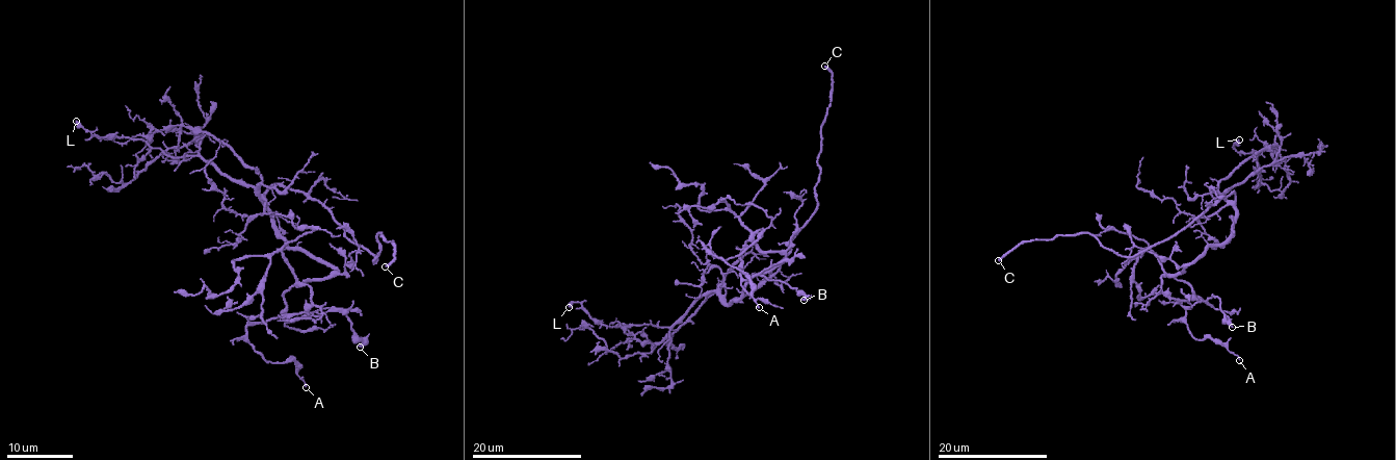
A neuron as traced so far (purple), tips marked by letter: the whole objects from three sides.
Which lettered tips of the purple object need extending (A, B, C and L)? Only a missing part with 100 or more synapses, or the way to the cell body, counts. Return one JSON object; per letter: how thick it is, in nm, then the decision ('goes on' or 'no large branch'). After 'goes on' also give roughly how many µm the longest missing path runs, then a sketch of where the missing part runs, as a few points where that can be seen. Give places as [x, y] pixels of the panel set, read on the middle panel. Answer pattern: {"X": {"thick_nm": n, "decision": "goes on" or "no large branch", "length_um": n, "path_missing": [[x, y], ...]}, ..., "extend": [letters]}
{"A": {"thick_nm": 130, "decision": "no large branch"}, "B": {"thick_nm": 360, "decision": "no large branch"}, "C": {"thick_nm": 280, "decision": "goes on", "length_um": 6, "path_missing": [[824, 66], [817, 52], [807, 44]]}, "L": {"thick_nm": 480, "decision": "no large branch"}, "extend": ["C"]}

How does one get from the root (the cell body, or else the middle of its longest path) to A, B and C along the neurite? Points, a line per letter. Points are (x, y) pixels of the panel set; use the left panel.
A: (269, 213), (289, 247), (337, 271), (299, 283), (311, 289), (303, 312), (246, 327), (306, 387)
B: (269, 213), (289, 247), (337, 271), (286, 290), (284, 317), (340, 309), (360, 347)
C: (269, 213), (264, 194), (271, 186), (306, 192), (375, 261), (376, 234), (392, 241), (393, 258), (385, 266)

